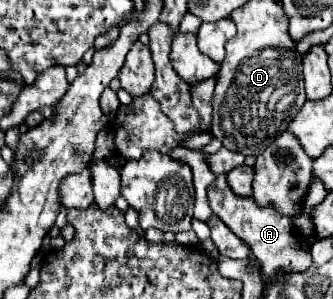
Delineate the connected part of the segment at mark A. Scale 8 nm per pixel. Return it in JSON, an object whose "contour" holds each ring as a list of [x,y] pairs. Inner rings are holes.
{"contour":[[[225,176],[215,178],[207,190],[207,196],[211,210],[227,224],[233,234],[237,234],[251,248],[251,254],[261,264],[263,278],[273,278],[279,274],[279,270],[287,270],[287,274],[291,274],[303,272],[311,266],[311,250],[303,250],[303,246],[295,242],[295,224],[291,218],[281,216],[273,206],[257,206],[253,198],[239,198],[231,192]]]}

